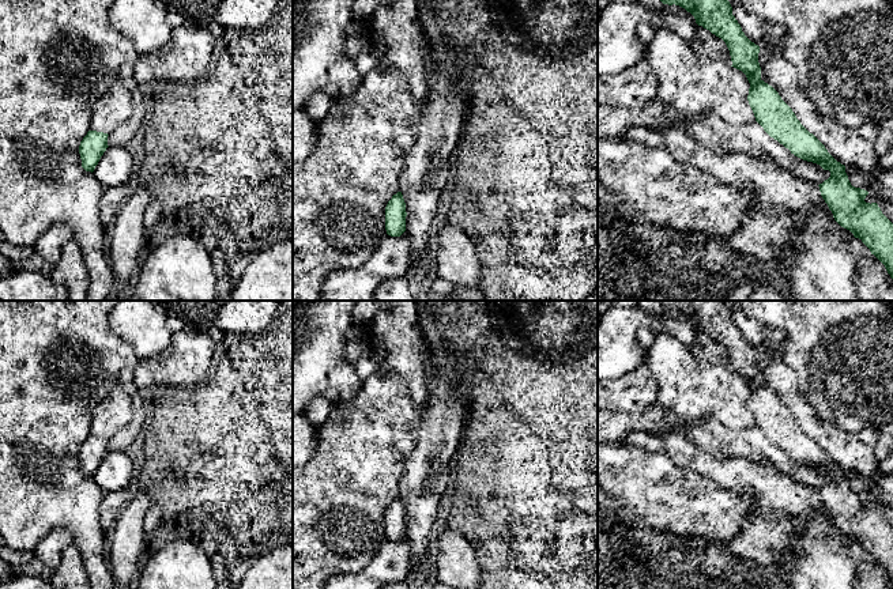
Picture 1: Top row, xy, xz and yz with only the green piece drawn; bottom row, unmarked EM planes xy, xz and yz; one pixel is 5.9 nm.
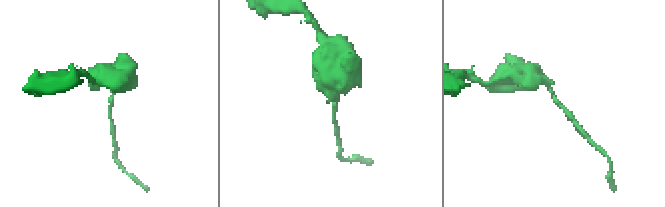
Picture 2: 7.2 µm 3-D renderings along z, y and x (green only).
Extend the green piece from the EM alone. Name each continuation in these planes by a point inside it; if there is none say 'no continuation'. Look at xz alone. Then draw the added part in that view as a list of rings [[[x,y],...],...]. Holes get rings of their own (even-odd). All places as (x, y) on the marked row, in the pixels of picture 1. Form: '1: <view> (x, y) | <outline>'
no continuation

